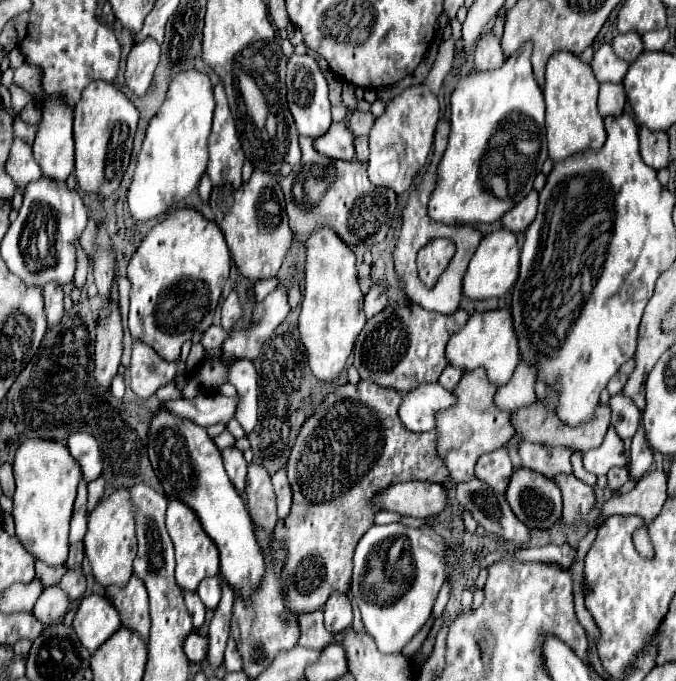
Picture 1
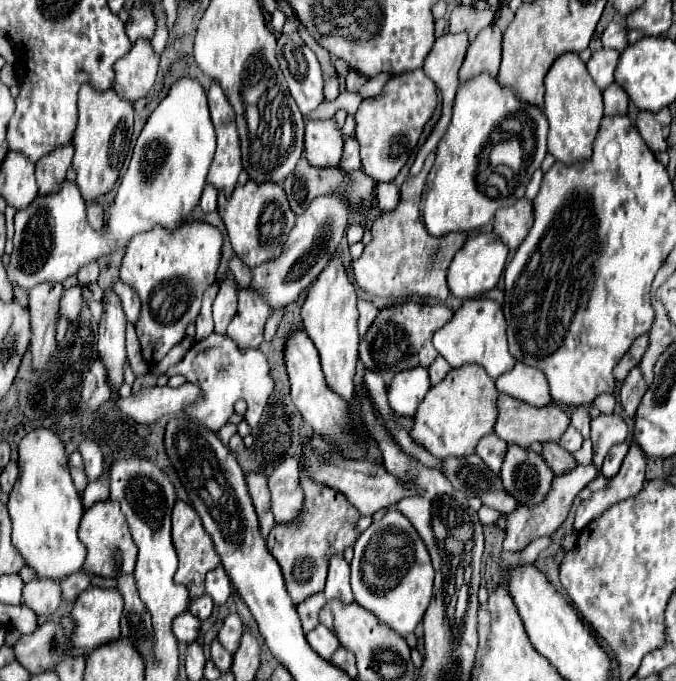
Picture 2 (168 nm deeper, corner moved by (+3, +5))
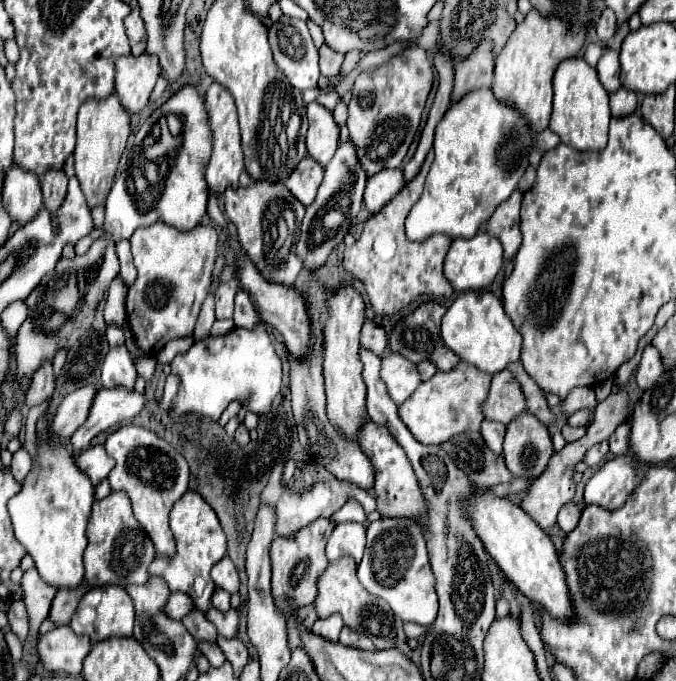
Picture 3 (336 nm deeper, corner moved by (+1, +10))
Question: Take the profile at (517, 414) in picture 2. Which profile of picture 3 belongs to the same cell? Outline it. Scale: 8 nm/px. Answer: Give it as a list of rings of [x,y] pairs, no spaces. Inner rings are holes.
[[[503,369],[493,377],[489,395],[481,407],[485,419],[499,421],[505,425],[515,417],[519,417],[519,413],[523,413],[525,397],[521,393],[521,387],[517,385],[517,379],[509,369]]]

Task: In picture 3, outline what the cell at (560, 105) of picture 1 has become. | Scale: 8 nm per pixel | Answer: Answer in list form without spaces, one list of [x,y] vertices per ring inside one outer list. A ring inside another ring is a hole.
[[[573,57],[565,59],[553,79],[553,113],[549,129],[561,137],[561,143],[575,147],[579,151],[601,151],[609,139],[609,93],[597,79],[597,69],[589,67],[585,59]]]

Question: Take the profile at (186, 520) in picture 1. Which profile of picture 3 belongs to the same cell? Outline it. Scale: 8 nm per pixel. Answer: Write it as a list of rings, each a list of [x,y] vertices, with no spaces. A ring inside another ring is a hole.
[[[187,491],[171,509],[171,529],[173,529],[175,541],[177,541],[175,555],[155,559],[153,561],[153,573],[165,577],[171,591],[189,593],[195,607],[199,607],[201,611],[207,611],[211,607],[211,595],[215,591],[215,583],[211,581],[209,571],[227,553],[227,541],[225,541],[225,533],[219,525],[217,513],[199,493]],[[197,575],[201,575],[205,579],[203,595],[195,595],[195,591],[193,591],[193,581],[197,579]]]

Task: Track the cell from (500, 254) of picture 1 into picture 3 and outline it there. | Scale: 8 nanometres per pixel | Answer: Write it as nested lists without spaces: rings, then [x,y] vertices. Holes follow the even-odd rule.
[[[477,233],[471,239],[465,239],[465,237],[453,239],[453,243],[447,251],[445,263],[443,263],[443,273],[455,291],[485,289],[495,281],[495,277],[501,269],[501,263],[503,263],[501,241],[489,233]]]

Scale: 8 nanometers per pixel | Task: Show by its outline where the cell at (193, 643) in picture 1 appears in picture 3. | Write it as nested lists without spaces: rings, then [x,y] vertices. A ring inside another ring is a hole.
[[[173,591],[165,603],[165,613],[169,613],[169,617],[173,617],[173,619],[183,619],[193,607],[195,605],[187,593]]]

